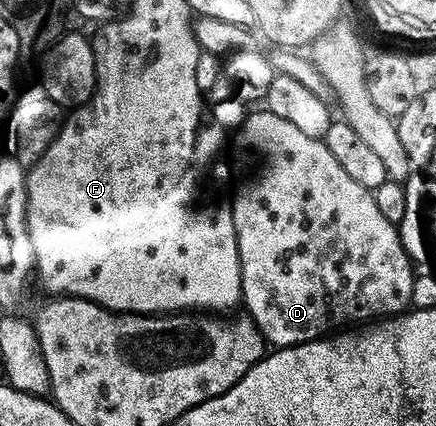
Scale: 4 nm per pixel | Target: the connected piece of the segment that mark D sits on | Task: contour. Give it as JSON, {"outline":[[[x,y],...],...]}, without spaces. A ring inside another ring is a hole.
{"outline":[[[266,109],[252,110],[242,127],[238,128],[237,135],[239,135],[239,147],[243,150],[244,157],[251,159],[252,165],[255,166],[240,181],[239,188],[236,191],[234,188],[231,208],[233,225],[237,229],[237,245],[241,261],[241,285],[243,286],[241,303],[246,314],[250,315],[259,332],[263,334],[264,340],[275,349],[295,347],[299,343],[321,339],[332,333],[354,328],[356,325],[367,325],[372,321],[382,321],[404,314],[411,307],[411,294],[416,272],[413,270],[410,257],[407,256],[401,245],[398,226],[385,221],[381,209],[377,209],[374,194],[367,188],[357,185],[357,181],[353,181],[353,177],[349,177],[349,173],[345,173],[345,169],[341,169],[337,157],[333,157],[333,153],[329,153],[326,142],[323,139],[308,137],[306,133],[301,133],[301,129],[296,129],[290,121],[285,121],[281,117],[277,117],[277,113]]]}

